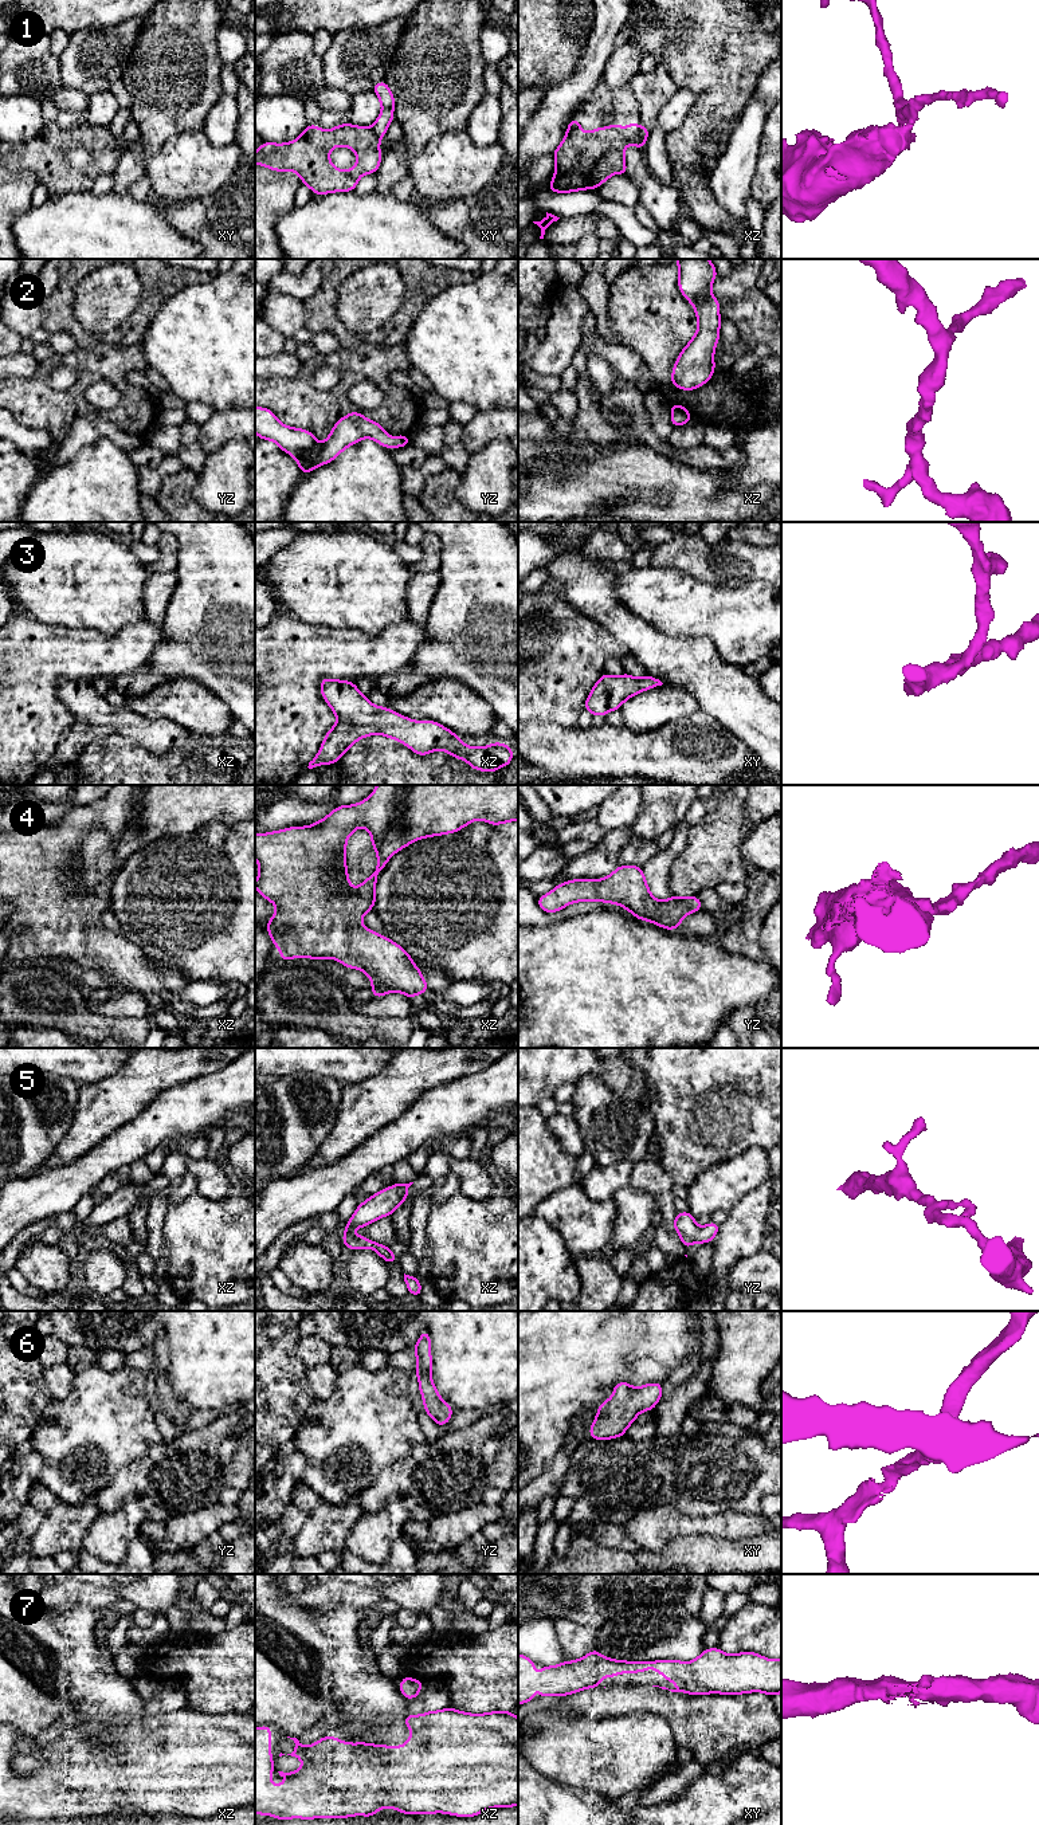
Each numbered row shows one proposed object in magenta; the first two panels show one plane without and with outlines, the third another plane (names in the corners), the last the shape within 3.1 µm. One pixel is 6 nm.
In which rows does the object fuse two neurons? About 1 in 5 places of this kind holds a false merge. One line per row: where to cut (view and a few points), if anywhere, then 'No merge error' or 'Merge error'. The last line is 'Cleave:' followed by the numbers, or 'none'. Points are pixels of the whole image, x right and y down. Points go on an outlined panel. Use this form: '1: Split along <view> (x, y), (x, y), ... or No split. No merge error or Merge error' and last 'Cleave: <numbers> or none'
1: Split along xz (638, 128), (643, 142). Merge error
2: No split. No merge error
3: No split. No merge error
4: No split. No merge error
5: No split. No merge error
6: No split. No merge error
7: No split. No merge error
Cleave: 1

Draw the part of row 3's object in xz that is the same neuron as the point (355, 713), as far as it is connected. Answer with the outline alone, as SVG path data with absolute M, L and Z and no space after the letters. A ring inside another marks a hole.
M321 679L324 700L337 715L337 723L326 733L318 754L309 769L337 762L346 750L364 737L381 734L408 746L417 755L446 750L451 757L464 760L470 768L497 772L510 765L514 754L509 745L493 742L490 746L466 746L460 737L434 721L412 721L379 707L364 696L356 683L337 679Z

